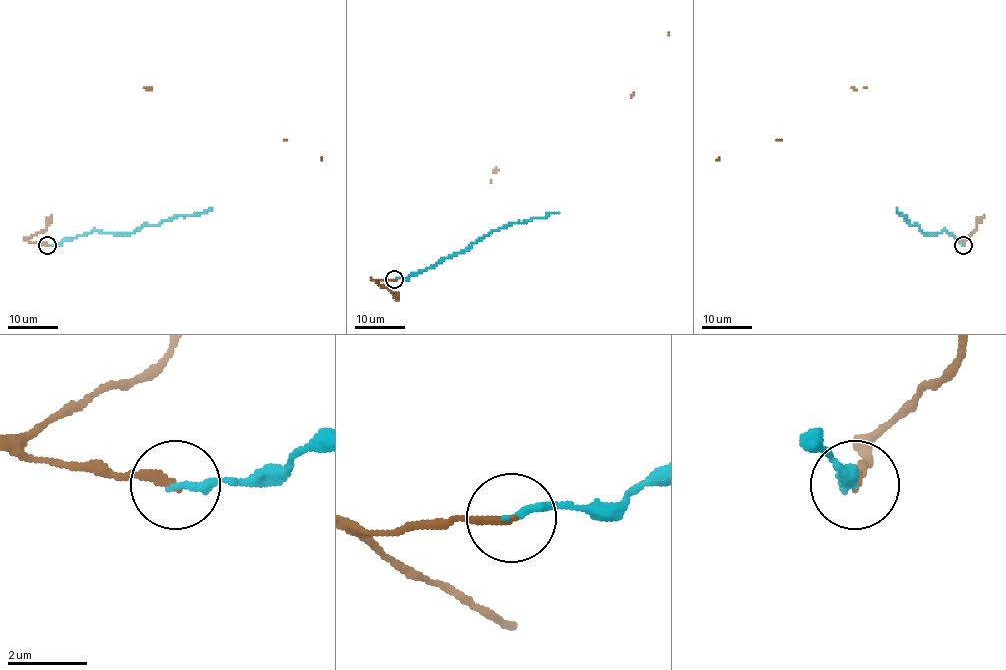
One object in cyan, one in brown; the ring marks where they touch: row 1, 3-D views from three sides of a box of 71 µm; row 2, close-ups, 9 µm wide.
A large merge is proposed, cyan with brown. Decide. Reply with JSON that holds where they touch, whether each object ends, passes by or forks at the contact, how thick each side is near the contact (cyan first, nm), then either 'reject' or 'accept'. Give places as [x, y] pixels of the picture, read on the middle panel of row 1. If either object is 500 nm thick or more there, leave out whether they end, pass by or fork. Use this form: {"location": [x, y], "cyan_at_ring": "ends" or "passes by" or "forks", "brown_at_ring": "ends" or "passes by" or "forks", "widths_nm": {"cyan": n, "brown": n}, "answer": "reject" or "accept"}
{"location": [394, 279], "cyan_at_ring": "ends", "brown_at_ring": "ends", "widths_nm": {"cyan": 180, "brown": 200}, "answer": "accept"}

